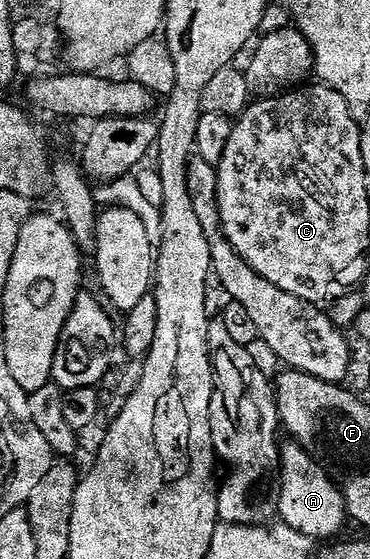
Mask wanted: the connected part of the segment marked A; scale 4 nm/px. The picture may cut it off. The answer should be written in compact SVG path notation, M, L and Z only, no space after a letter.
M289 441L289 444L286 442L281 449L277 509L280 522L314 541L329 541L340 536L337 534L347 524L345 499L341 496L341 488L331 478L330 472L296 441Z

